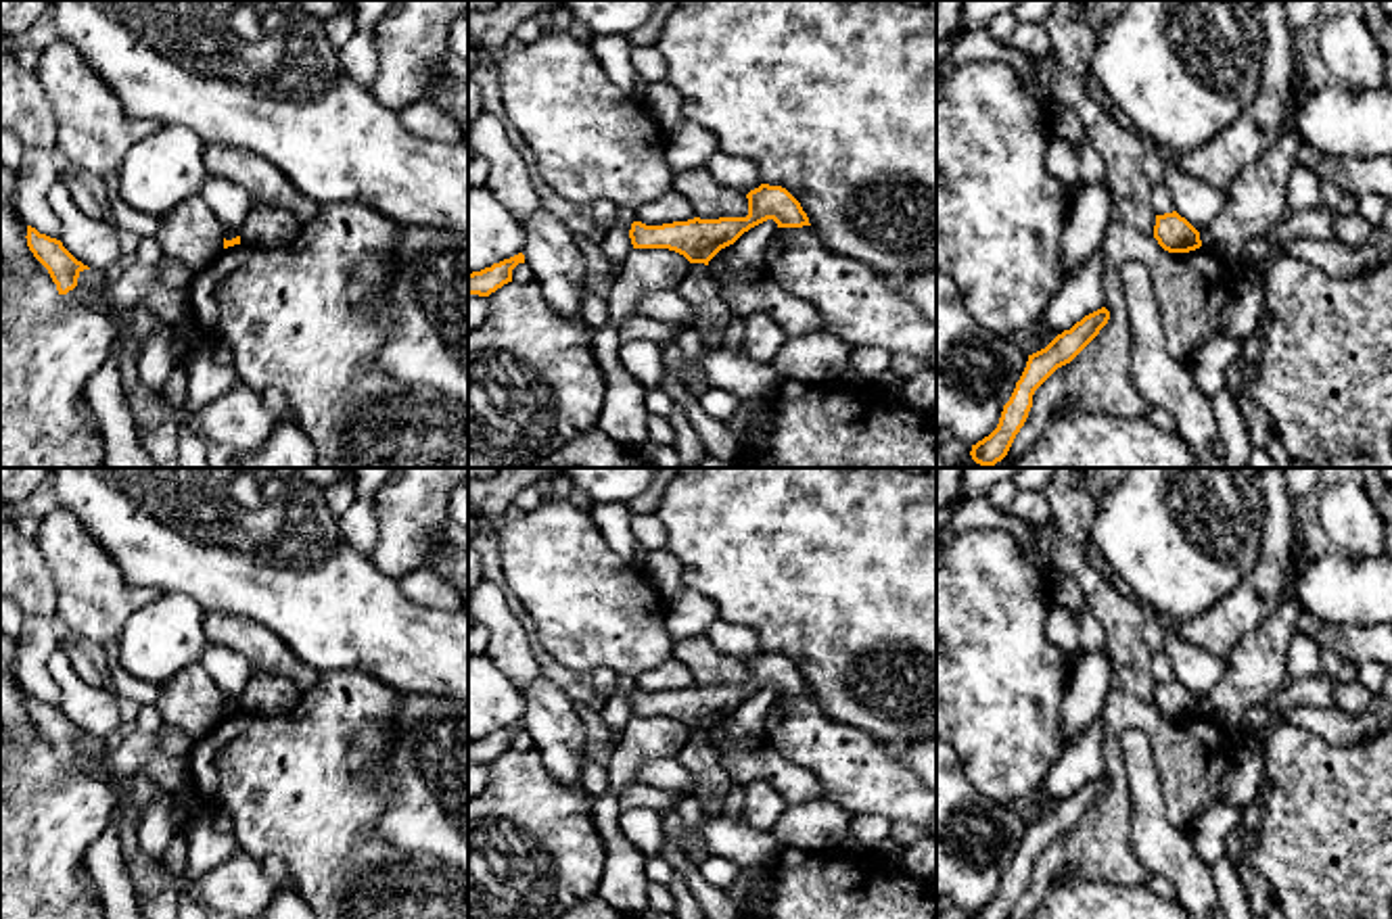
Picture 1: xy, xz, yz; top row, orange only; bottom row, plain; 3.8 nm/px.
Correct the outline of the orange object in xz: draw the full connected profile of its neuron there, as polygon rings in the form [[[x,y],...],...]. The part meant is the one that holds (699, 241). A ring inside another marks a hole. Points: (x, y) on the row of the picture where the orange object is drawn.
[[[761,184],[746,194],[746,217],[688,219],[663,226],[633,221],[629,238],[633,249],[669,249],[690,263],[704,263],[725,246],[734,244],[750,228],[773,219],[778,228],[811,226],[801,203],[782,186]]]

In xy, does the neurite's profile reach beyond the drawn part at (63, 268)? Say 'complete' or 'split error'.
complete

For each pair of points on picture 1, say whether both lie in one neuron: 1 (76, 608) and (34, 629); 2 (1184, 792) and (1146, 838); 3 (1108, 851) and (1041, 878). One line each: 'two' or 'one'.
1: two
2: two
3: one

